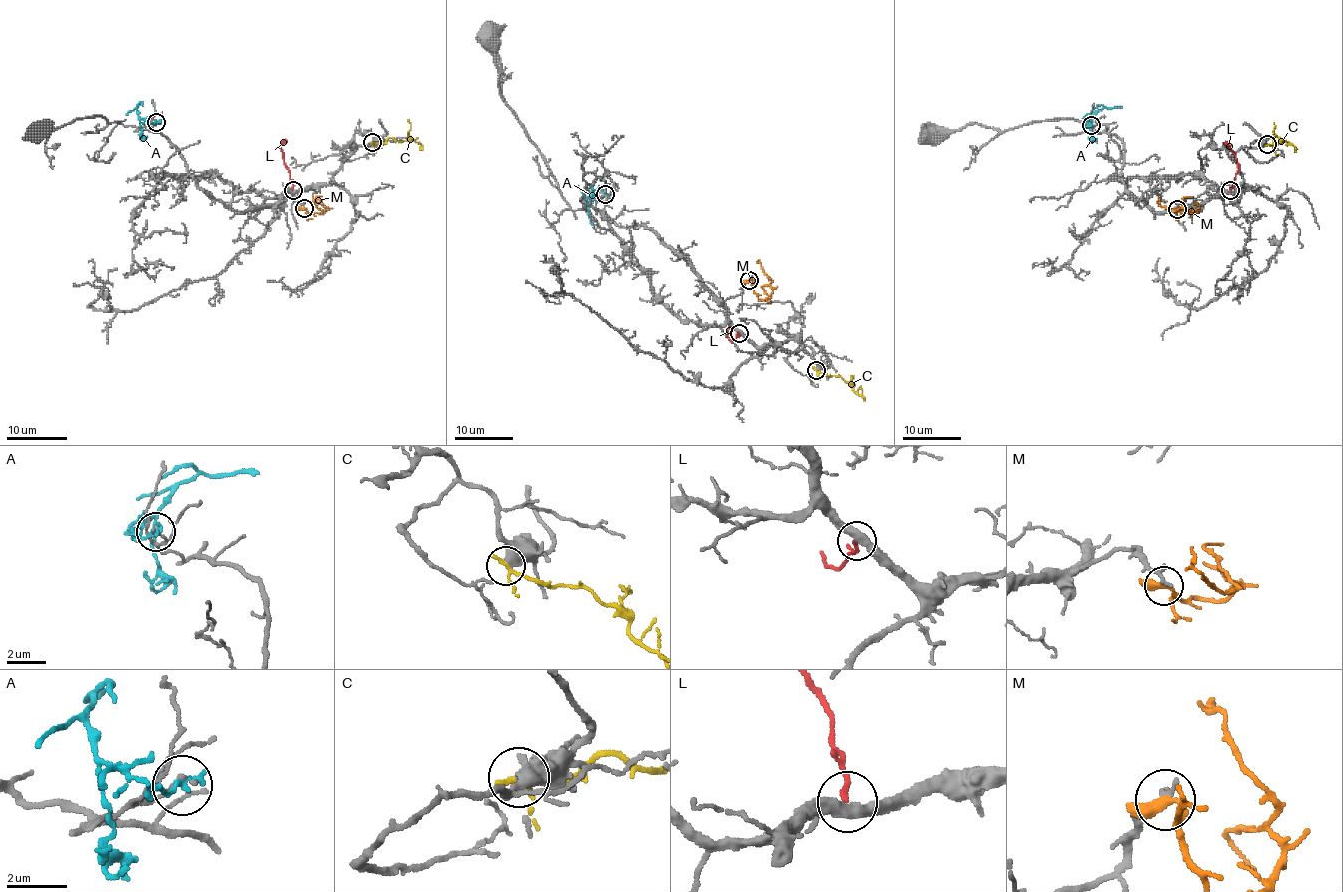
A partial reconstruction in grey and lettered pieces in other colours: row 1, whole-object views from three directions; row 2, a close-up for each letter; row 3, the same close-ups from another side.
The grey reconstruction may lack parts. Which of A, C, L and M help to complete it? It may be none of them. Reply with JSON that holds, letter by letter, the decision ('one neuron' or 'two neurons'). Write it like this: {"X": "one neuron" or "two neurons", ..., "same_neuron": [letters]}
{"A": "two neurons", "C": "two neurons", "L": "two neurons", "M": "two neurons", "same_neuron": []}

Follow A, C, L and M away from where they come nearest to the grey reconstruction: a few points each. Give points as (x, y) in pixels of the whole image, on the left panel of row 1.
A: (156, 122), (144, 121), (136, 110), (136, 104), (142, 104)
C: (373, 142), (383, 142), (389, 137), (413, 139), (422, 149)
L: (293, 190), (281, 148), (285, 139)
M: (303, 208), (314, 212), (326, 209), (315, 206), (312, 196)

